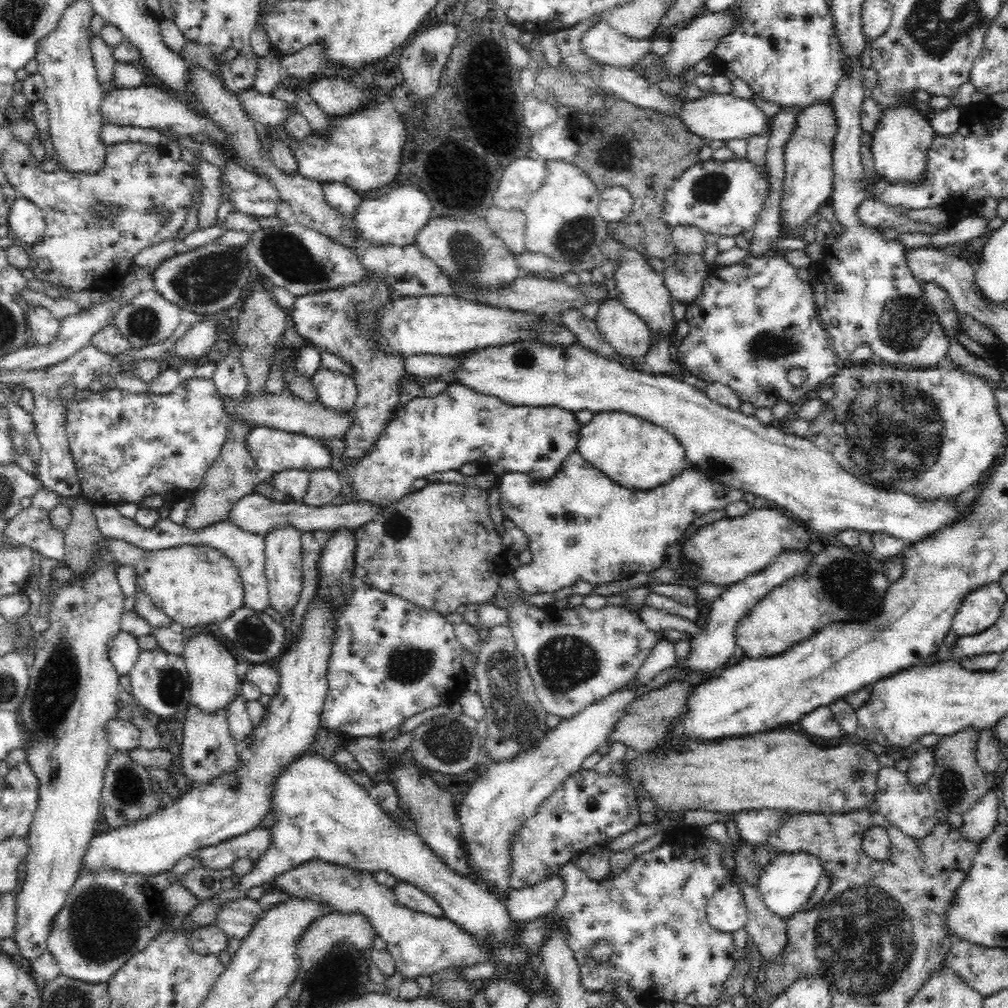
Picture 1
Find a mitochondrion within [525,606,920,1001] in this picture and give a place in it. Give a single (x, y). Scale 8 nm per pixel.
(865, 938)

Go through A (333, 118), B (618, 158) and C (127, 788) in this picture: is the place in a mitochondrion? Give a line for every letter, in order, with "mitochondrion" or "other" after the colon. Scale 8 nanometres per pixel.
A: other
B: mitochondrion
C: mitochondrion

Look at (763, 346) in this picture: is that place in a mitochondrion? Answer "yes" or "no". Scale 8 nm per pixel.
yes

